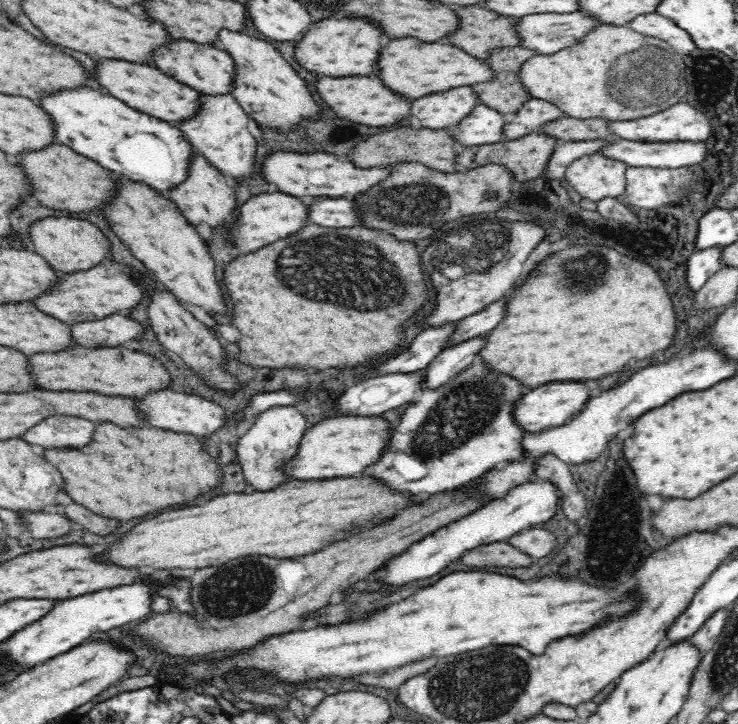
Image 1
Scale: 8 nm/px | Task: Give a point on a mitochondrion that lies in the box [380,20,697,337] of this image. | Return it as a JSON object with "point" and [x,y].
{"point":[636,76]}

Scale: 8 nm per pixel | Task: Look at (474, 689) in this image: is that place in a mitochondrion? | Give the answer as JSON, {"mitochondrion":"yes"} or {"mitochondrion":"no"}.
{"mitochondrion":"yes"}

